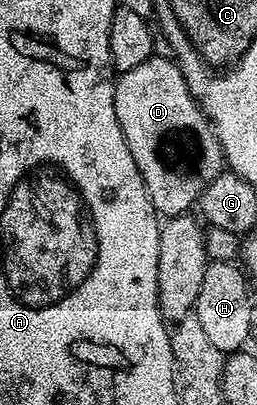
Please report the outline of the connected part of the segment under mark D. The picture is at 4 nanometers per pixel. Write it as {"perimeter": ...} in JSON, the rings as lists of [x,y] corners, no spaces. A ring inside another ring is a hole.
{"perimeter":[[[152,55],[114,82],[116,122],[120,122],[132,158],[136,158],[154,211],[162,218],[189,213],[208,182],[224,171],[222,147],[213,124],[192,98],[177,63],[166,56]]]}

